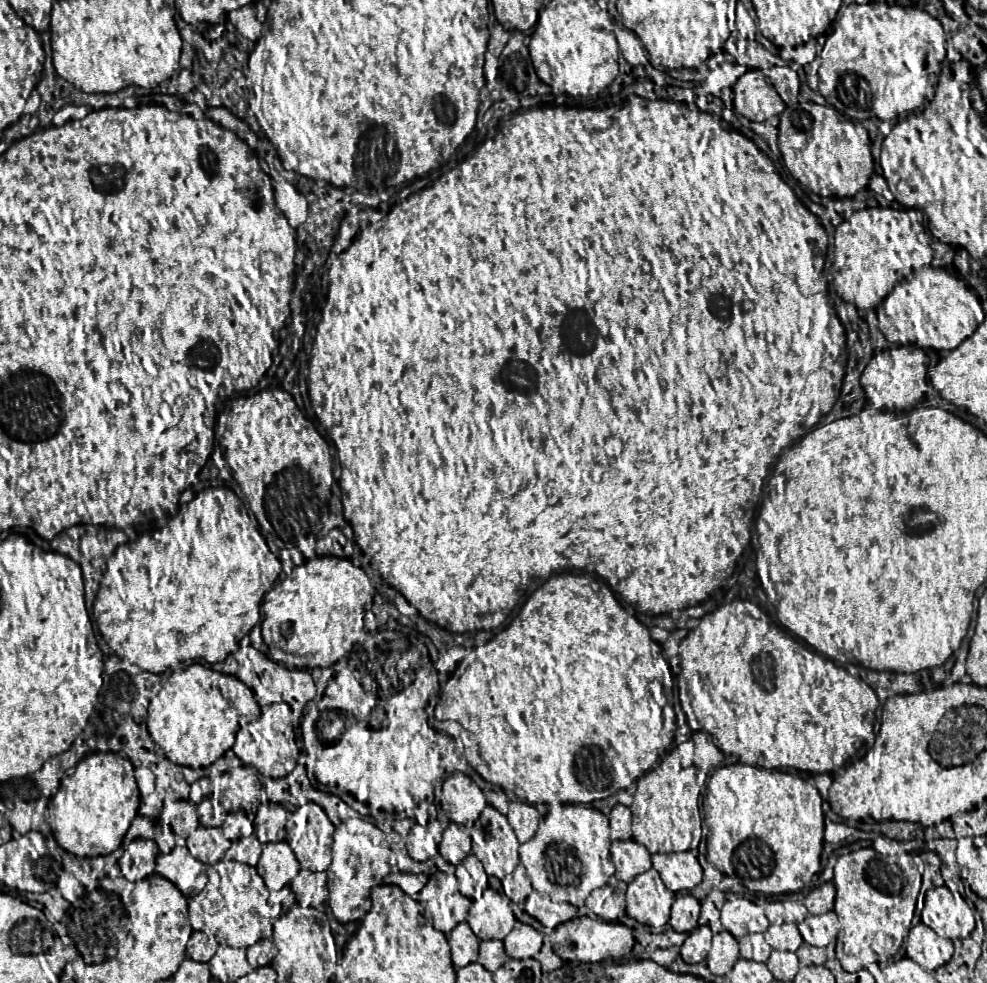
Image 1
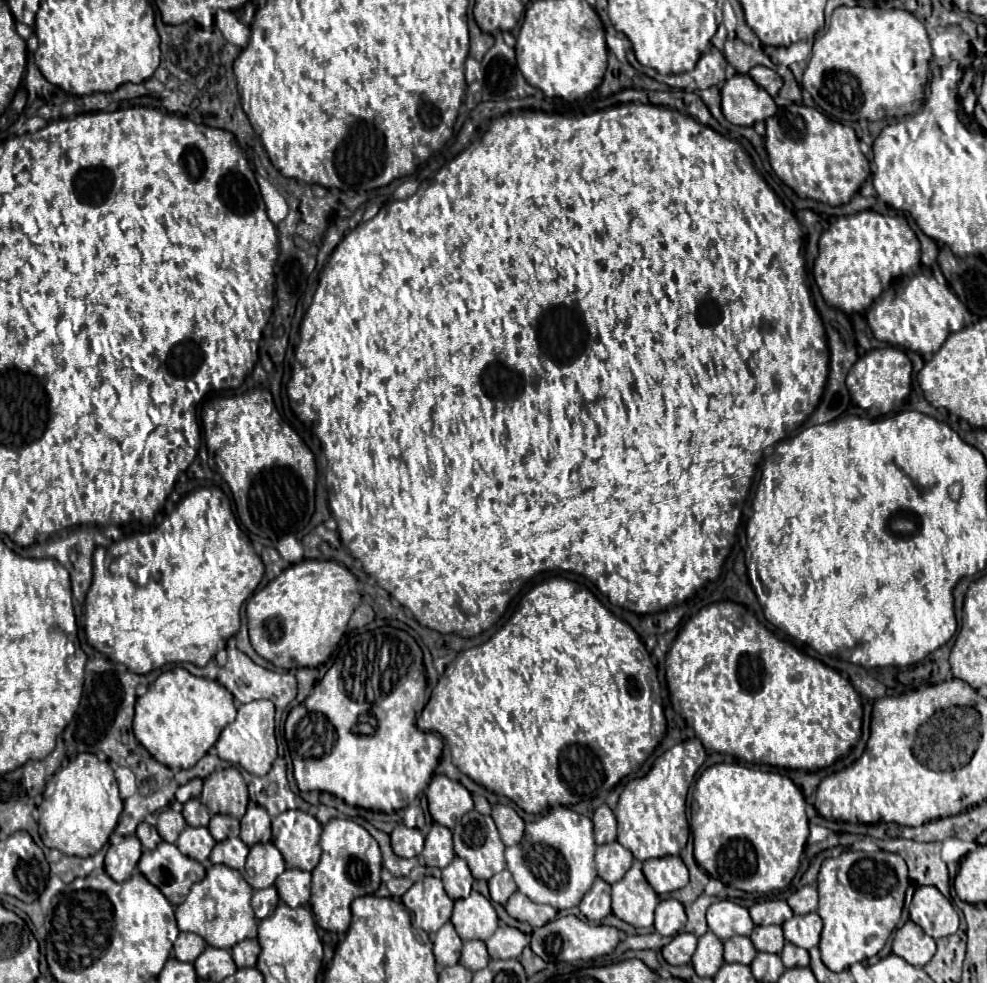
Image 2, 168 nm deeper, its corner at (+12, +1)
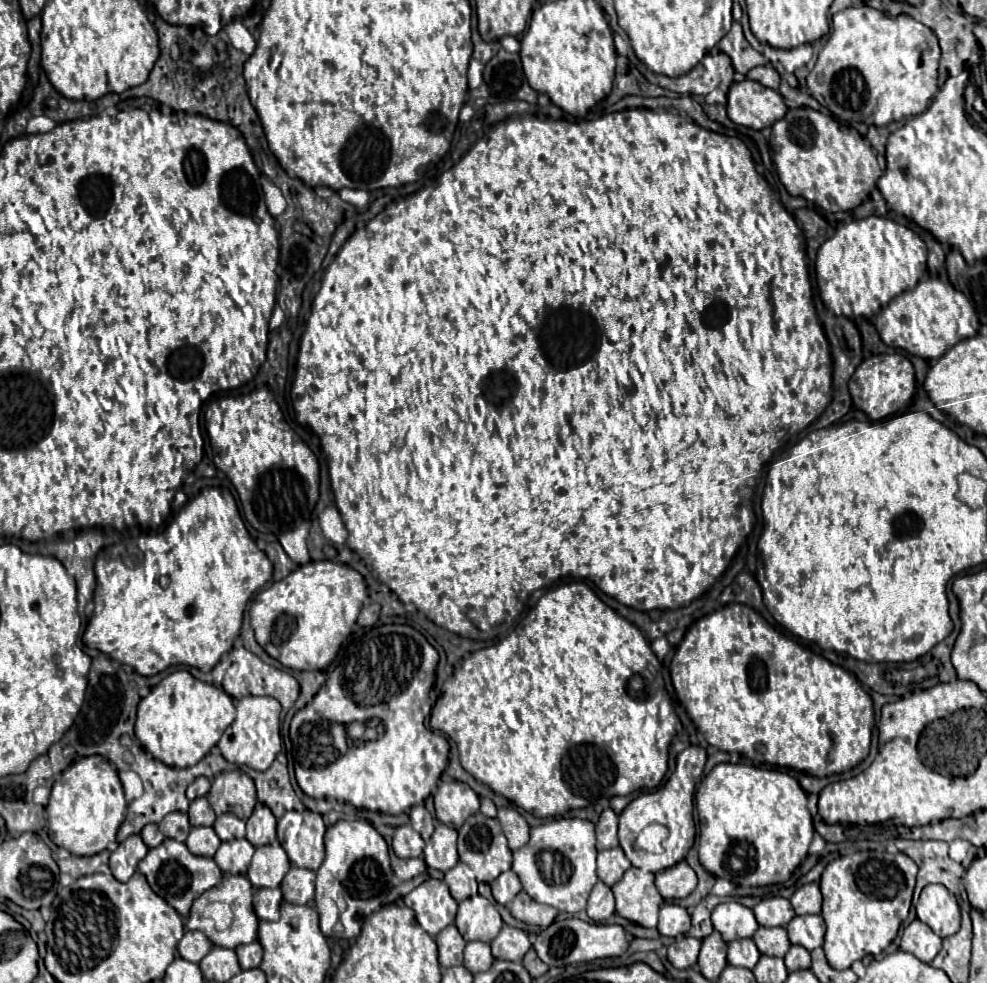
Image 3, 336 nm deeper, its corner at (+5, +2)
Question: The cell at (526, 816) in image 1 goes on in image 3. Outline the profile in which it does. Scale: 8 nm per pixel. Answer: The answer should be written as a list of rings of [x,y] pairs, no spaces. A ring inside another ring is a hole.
[[[511,807],[499,809],[497,821],[499,821],[499,825],[501,825],[501,829],[509,841],[511,851],[523,847],[529,841],[529,825],[517,809],[511,809]]]

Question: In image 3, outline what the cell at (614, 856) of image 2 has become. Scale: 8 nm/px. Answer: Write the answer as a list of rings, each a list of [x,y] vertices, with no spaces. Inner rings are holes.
[[[621,847],[599,851],[599,855],[597,855],[597,877],[609,887],[615,885],[629,867],[631,867],[631,863],[623,855]]]

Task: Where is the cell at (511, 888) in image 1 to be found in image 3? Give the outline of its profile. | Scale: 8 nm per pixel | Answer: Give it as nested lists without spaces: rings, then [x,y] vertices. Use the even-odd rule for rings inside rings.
[[[505,871],[501,873],[493,883],[491,883],[491,891],[493,891],[493,899],[499,905],[507,905],[513,901],[513,897],[521,891],[521,883],[519,877],[513,871]]]

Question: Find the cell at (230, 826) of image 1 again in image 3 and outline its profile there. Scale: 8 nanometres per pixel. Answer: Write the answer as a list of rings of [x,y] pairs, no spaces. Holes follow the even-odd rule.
[[[231,813],[219,815],[217,821],[213,823],[213,829],[215,829],[215,833],[219,835],[221,841],[231,841],[231,839],[245,837],[245,821],[241,821],[239,817],[235,817]]]

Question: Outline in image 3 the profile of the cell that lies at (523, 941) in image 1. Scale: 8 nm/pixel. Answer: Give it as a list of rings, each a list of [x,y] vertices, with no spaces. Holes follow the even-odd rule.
[[[503,925],[501,933],[489,945],[491,945],[493,957],[503,961],[521,961],[523,955],[531,949],[527,933],[509,925]]]

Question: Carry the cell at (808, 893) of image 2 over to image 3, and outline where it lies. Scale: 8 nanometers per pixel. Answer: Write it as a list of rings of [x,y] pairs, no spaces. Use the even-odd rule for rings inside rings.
[[[807,883],[801,885],[793,895],[791,895],[791,905],[797,915],[807,915],[807,913],[821,913],[821,891],[817,883]]]

